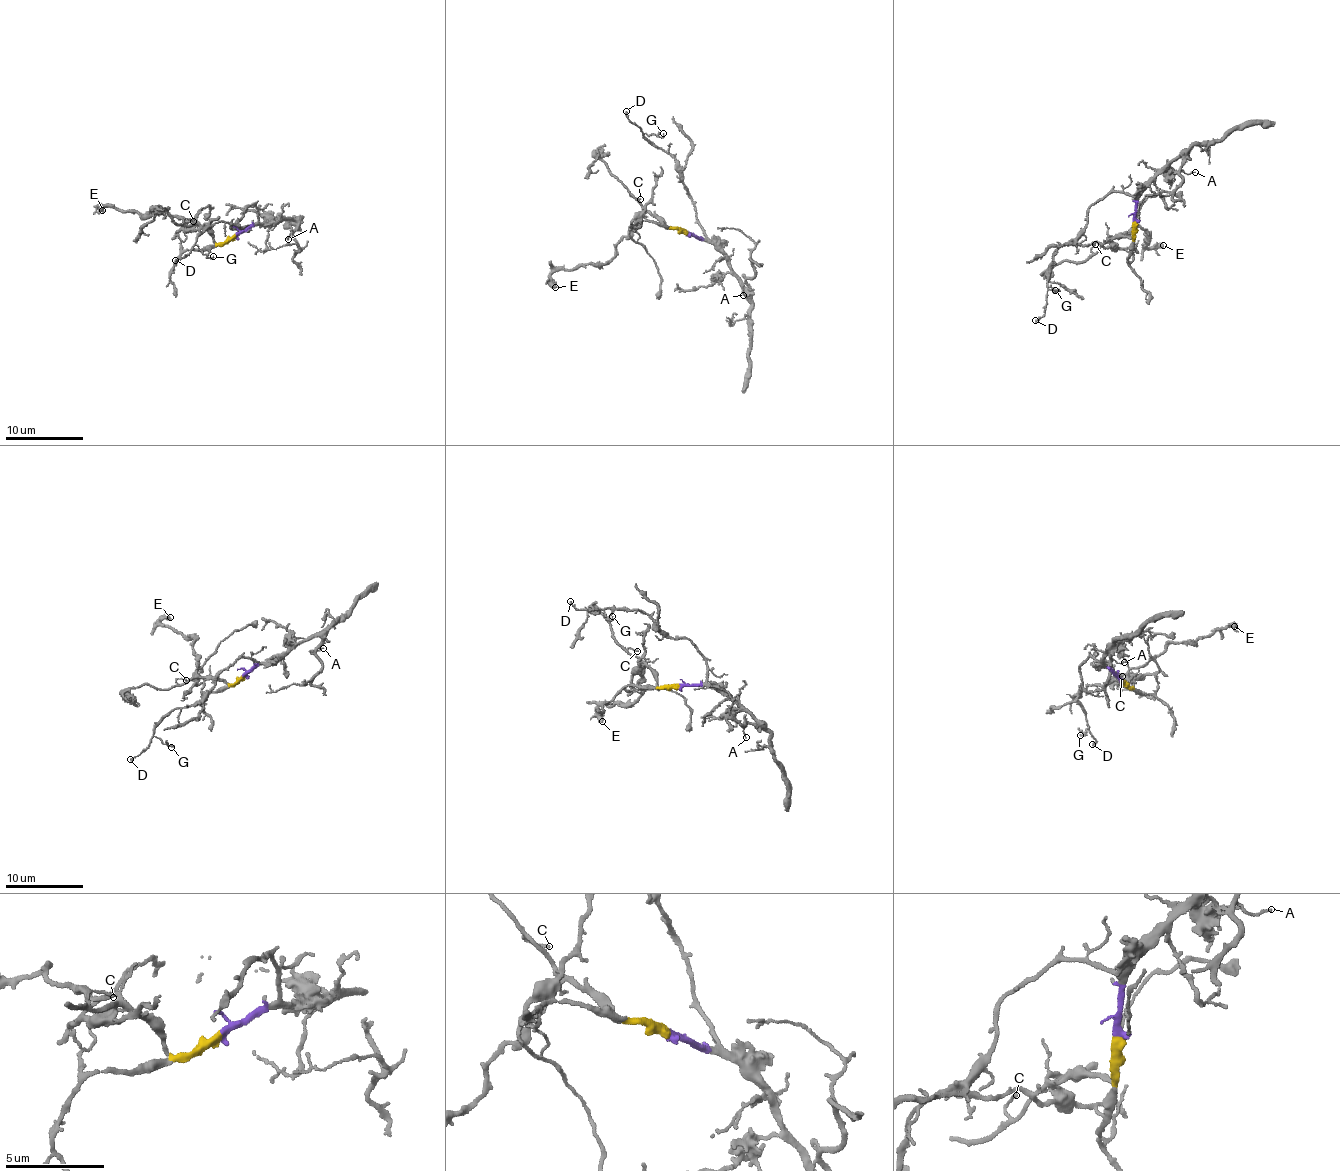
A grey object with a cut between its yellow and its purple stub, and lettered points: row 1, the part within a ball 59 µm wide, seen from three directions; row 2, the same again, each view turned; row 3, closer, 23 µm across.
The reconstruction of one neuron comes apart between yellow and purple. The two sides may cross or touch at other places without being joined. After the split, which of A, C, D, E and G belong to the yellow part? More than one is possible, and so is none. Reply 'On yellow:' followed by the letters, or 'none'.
On yellow: C, E

